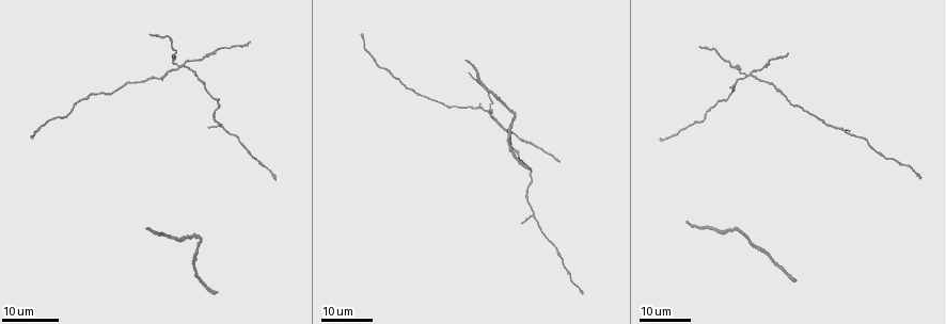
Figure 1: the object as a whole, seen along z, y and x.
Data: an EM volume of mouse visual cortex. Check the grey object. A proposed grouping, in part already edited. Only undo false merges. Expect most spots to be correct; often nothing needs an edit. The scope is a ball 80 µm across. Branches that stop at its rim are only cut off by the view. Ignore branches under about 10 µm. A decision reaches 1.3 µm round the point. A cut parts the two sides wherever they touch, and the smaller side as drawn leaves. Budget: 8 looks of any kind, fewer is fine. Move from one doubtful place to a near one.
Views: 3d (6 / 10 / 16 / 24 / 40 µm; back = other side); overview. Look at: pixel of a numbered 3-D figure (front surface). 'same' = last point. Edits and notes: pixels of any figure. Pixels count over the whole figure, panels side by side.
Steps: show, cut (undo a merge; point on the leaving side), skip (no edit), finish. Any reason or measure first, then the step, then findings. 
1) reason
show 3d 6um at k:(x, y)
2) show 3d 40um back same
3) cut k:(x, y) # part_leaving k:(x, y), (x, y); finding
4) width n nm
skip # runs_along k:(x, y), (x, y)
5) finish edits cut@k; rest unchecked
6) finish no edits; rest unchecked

show 3d 16um at 1:(394, 76)

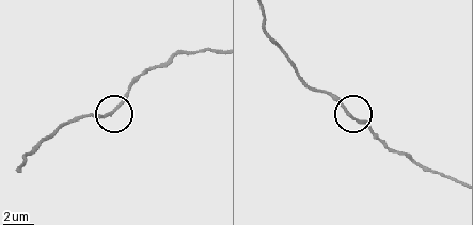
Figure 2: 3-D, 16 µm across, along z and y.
show 3d 10um at 2:(112, 112)

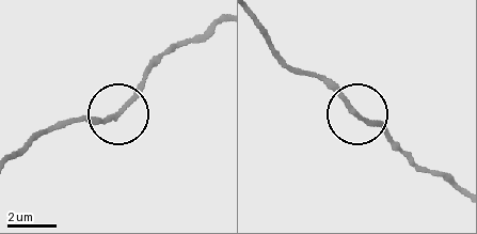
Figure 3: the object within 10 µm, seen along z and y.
skip # runs_along 3:(455, 188), (417, 166), (377, 125), (309, 74); continuous, no second neuron

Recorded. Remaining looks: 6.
three arms meet
show 3d 16um at 1:(474, 107)

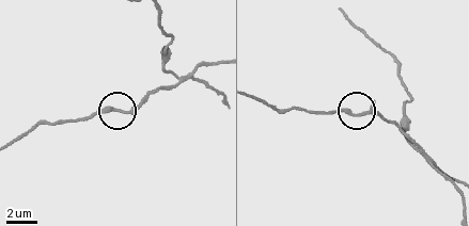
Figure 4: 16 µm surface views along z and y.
zoom in
show 3d 10um at 4:(361, 116)

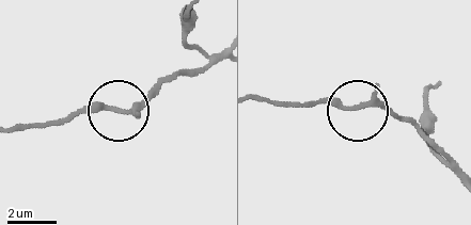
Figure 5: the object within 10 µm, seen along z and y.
show 3d 6um at 5:(118, 111)

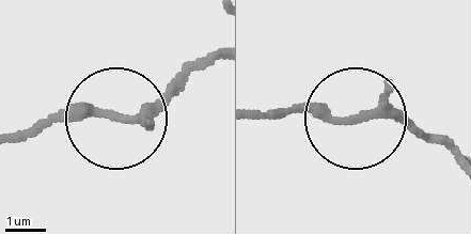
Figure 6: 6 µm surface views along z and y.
skip # runs_along 6:(261, 108), (404, 118), (452, 139); one neuron here

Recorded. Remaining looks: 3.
arms part here
show 3d 24um at 1:(746, 76)

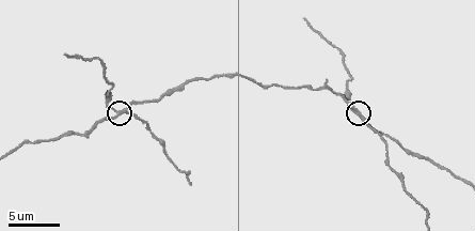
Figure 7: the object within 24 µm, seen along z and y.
show 3d 6um at 7:(359, 113)

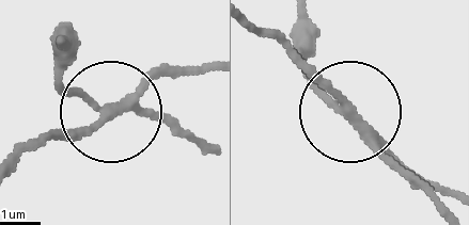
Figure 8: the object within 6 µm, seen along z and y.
side_arm 14 um
skip # runs_along 8:(16, 162), (102, 115), (58, 64); all the same neuron

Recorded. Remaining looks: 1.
finish no edits; rest unchecked

